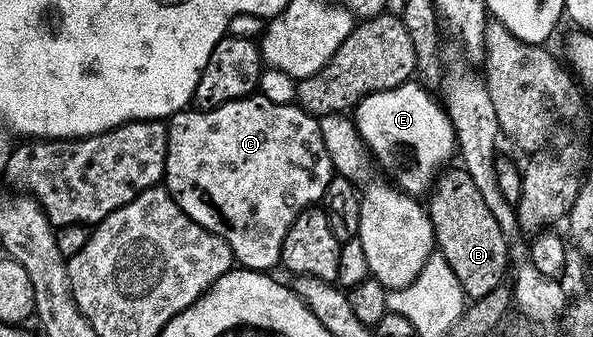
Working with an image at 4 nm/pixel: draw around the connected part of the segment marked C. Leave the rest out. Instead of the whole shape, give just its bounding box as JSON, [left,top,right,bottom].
[164,93,332,272]

